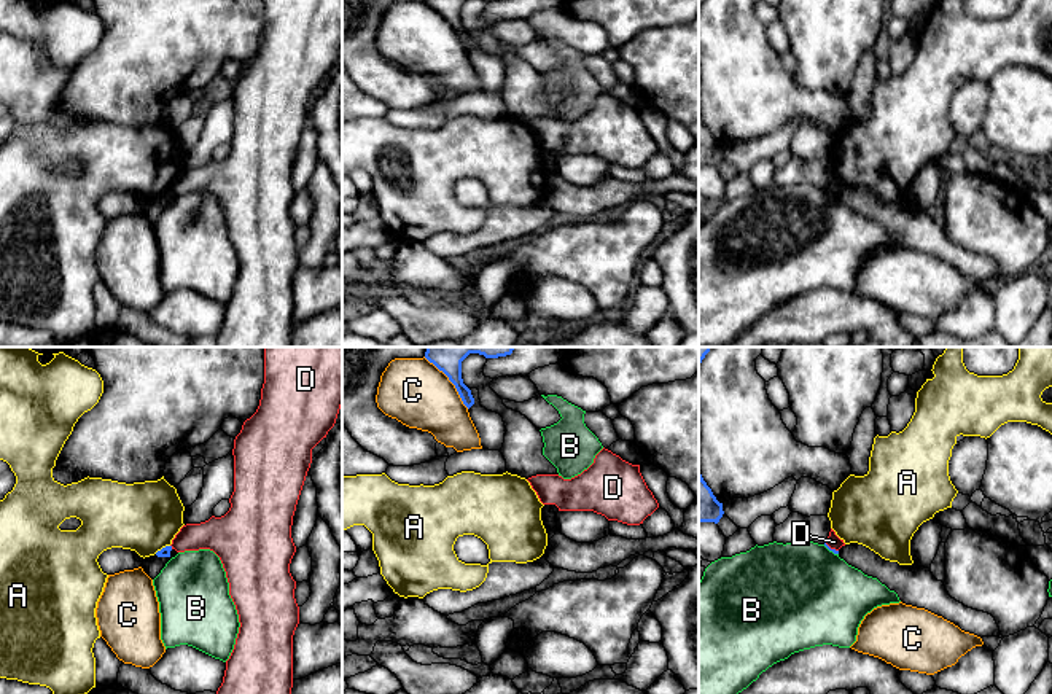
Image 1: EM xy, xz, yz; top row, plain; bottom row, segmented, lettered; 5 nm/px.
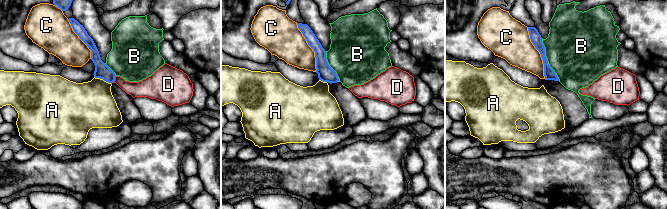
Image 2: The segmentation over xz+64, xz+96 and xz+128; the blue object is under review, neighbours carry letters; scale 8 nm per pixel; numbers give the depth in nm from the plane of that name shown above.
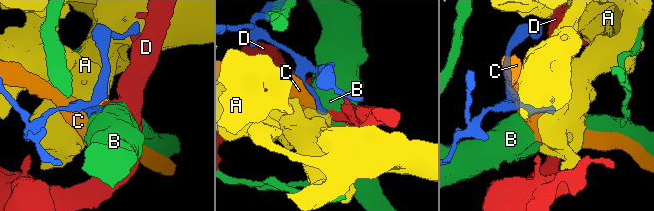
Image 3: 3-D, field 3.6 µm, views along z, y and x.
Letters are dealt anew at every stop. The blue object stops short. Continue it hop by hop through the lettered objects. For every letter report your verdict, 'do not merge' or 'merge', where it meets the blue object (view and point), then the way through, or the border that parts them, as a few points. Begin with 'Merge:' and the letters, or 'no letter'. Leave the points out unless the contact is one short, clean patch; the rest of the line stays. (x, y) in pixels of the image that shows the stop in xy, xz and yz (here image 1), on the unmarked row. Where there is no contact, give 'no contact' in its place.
Merge: no letter
A: do not merge; meets blue in xy at (163, 191); border along xy (169, 188), (155, 196)
B: do not merge; meets blue in yz at (831, 193)
C: do not merge; meets blue in xz at (449, 23)
D: do not merge; meets blue in yz at (829, 191); border along yz (825, 187), (837, 194)

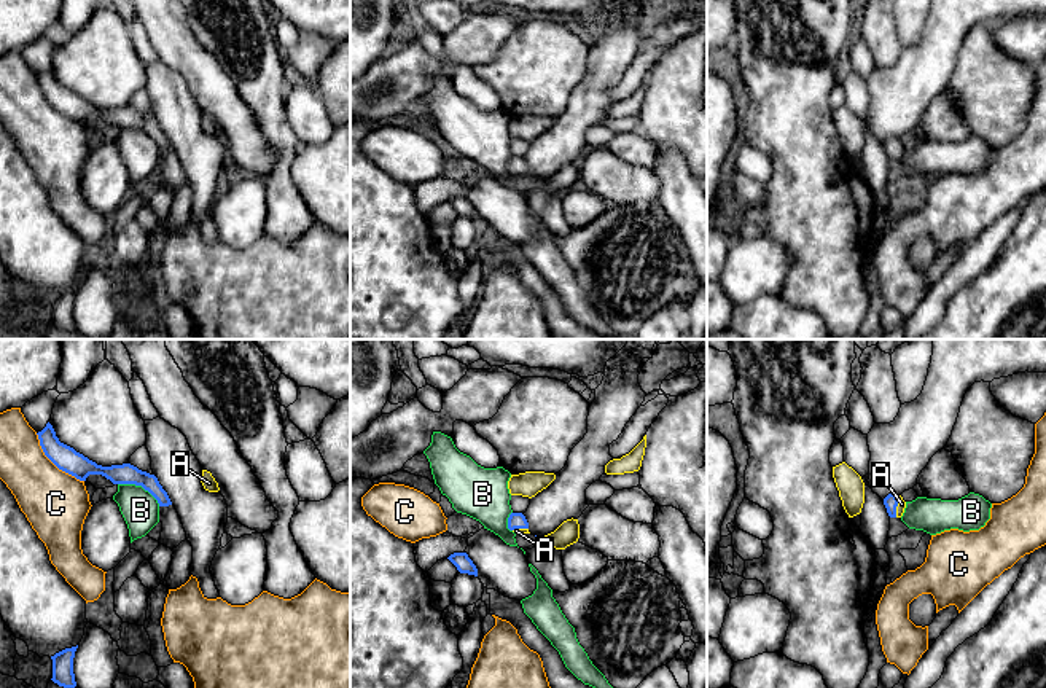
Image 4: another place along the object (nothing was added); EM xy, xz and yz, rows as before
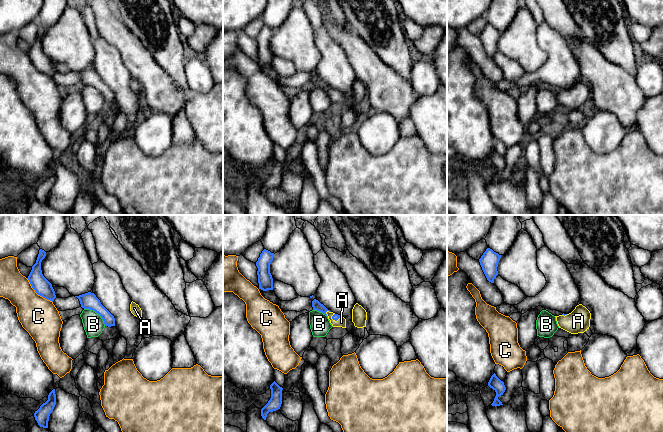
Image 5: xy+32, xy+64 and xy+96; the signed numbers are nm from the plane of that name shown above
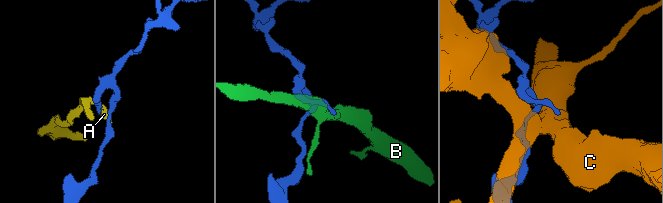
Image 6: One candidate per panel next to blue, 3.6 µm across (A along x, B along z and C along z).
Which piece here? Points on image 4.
Merge: A
A: merge; meets blue in yz at (897, 148); runs through yz (890, 145), (897, 148), (901, 147)
B: do not merge; meets blue in xy at (140, 128); border along xy (118, 126), (140, 128), (160, 148)
C: do not merge; meets blue in xy at (54, 107)

